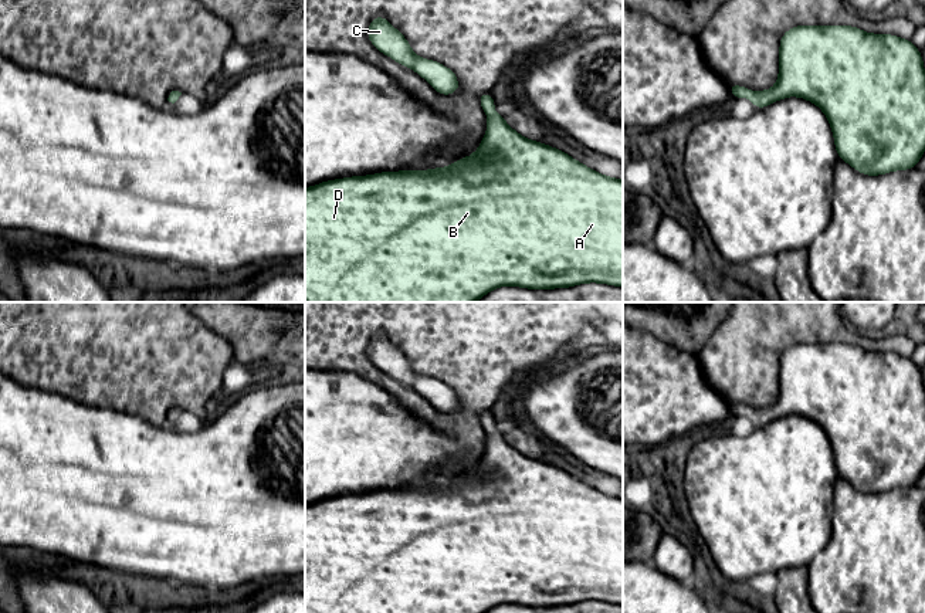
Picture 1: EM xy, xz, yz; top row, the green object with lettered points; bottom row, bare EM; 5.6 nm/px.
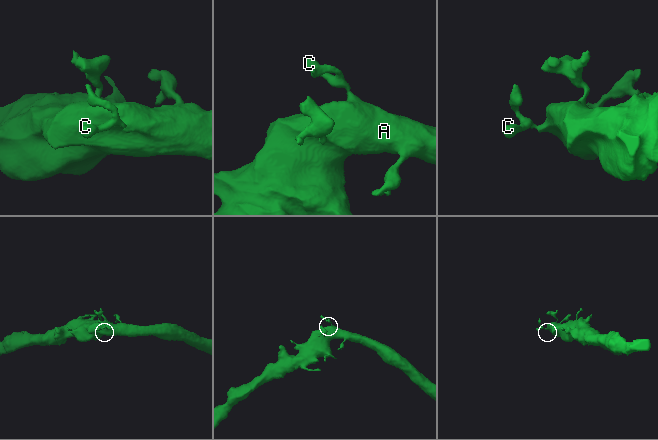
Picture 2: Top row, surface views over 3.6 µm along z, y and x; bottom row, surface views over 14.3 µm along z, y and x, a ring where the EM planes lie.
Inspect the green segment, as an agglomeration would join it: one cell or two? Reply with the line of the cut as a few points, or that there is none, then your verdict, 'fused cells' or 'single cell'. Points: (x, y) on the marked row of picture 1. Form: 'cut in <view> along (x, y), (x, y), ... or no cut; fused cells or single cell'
no cut; single cell

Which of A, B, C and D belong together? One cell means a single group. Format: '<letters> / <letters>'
A B C D

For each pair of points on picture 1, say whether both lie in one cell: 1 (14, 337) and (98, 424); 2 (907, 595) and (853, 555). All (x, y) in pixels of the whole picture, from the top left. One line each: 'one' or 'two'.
1: two
2: one

